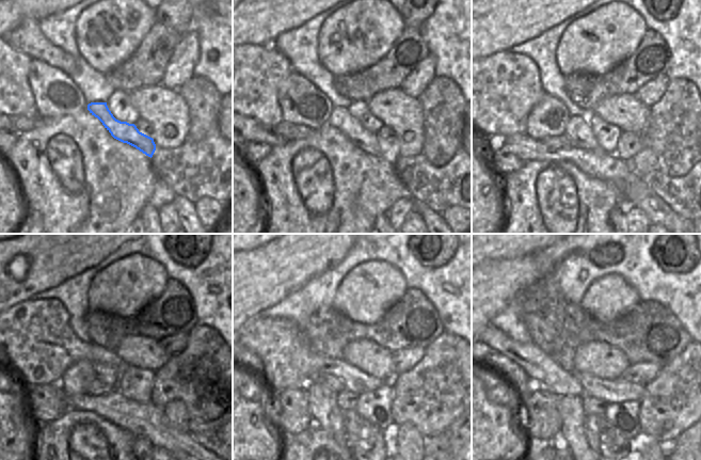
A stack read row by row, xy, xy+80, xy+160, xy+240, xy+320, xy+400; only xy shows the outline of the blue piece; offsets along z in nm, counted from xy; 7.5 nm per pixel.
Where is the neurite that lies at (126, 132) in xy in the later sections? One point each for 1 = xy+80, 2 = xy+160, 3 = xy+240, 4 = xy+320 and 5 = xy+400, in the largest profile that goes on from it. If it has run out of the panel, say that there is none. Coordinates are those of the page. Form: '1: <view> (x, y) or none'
1: xy+80 (340, 117)
2: xy+160 (577, 129)
3: xy+240 (107, 375)
4: xy+320 (332, 382)
5: xy+400 (538, 365)

